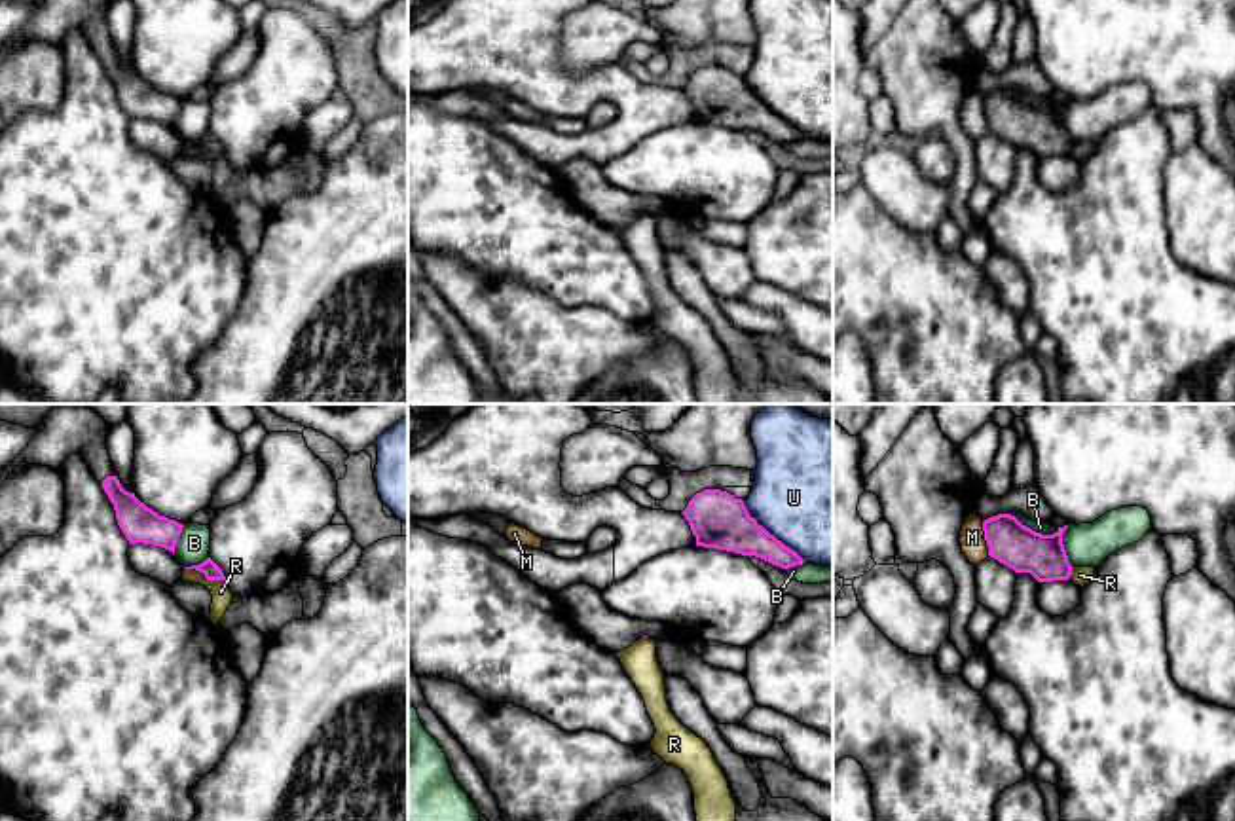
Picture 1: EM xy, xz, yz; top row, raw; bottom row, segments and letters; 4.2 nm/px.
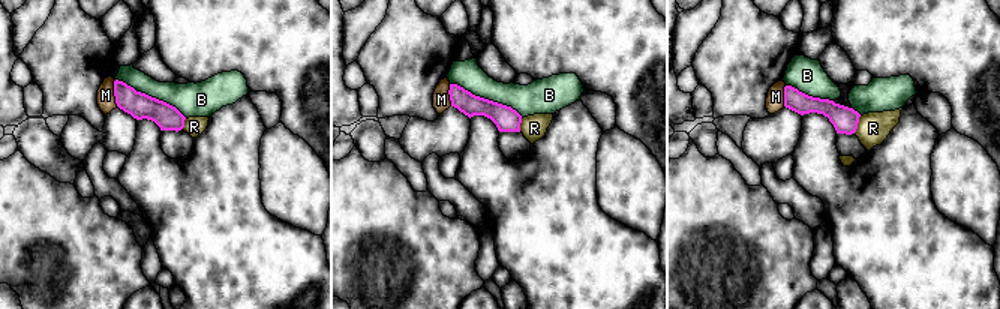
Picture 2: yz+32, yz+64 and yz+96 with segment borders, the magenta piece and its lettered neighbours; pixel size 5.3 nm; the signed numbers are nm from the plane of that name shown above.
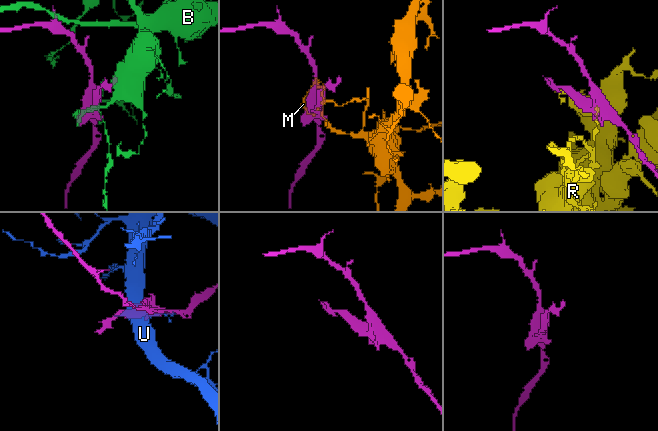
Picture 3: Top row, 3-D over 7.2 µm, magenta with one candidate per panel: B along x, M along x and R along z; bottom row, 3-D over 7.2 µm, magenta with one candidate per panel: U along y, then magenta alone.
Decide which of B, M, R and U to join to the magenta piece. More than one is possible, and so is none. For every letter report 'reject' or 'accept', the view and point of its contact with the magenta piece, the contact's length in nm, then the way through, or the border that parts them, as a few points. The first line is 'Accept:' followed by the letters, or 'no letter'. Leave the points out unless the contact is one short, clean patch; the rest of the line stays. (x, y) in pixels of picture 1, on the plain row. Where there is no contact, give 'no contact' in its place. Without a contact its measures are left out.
Accept: no letter
B: reject | yz (1034, 107) | 220 nm
M: reject | yz (985, 114) | 150 nm
R: reject | xy (205, 152) | 190 nm | along xy (184, 143), (194, 143), (207, 154), (224, 158)
U: reject | xz (769, 109) | 380 nm

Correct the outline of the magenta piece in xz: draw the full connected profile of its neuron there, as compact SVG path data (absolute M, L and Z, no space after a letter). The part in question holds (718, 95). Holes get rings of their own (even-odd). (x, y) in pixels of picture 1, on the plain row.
M721 66L696 68L681 87L696 112L696 121L761 133L789 144L804 135L749 91L742 74Z

